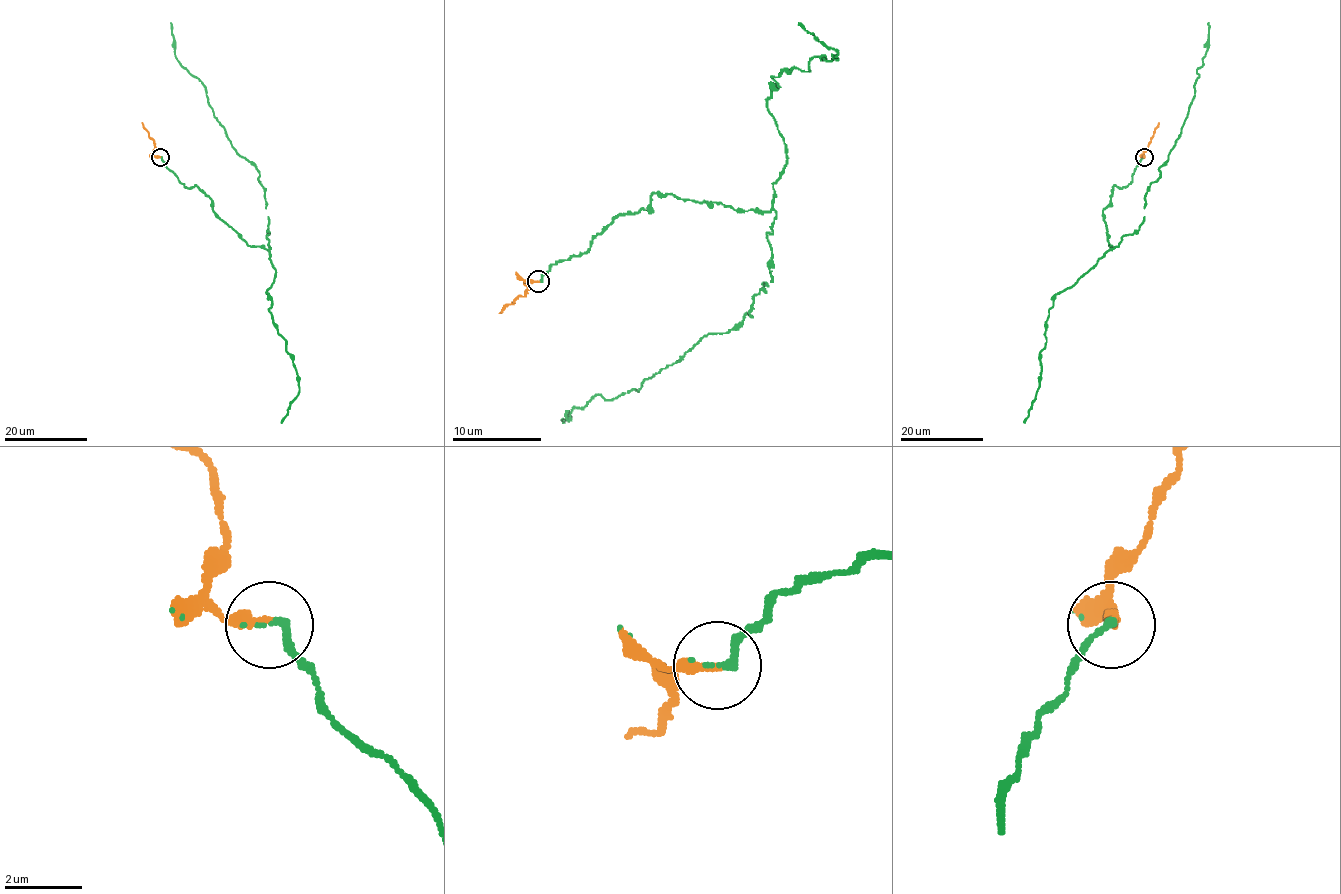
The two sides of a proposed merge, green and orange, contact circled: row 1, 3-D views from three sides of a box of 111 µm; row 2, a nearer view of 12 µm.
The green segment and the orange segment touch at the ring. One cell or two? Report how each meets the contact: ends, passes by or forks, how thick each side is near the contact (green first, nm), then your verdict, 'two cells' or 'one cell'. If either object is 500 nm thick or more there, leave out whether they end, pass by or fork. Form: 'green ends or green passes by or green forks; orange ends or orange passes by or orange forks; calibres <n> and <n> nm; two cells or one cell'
green ends; orange ends; calibres 190 and 300 nm; one cell

